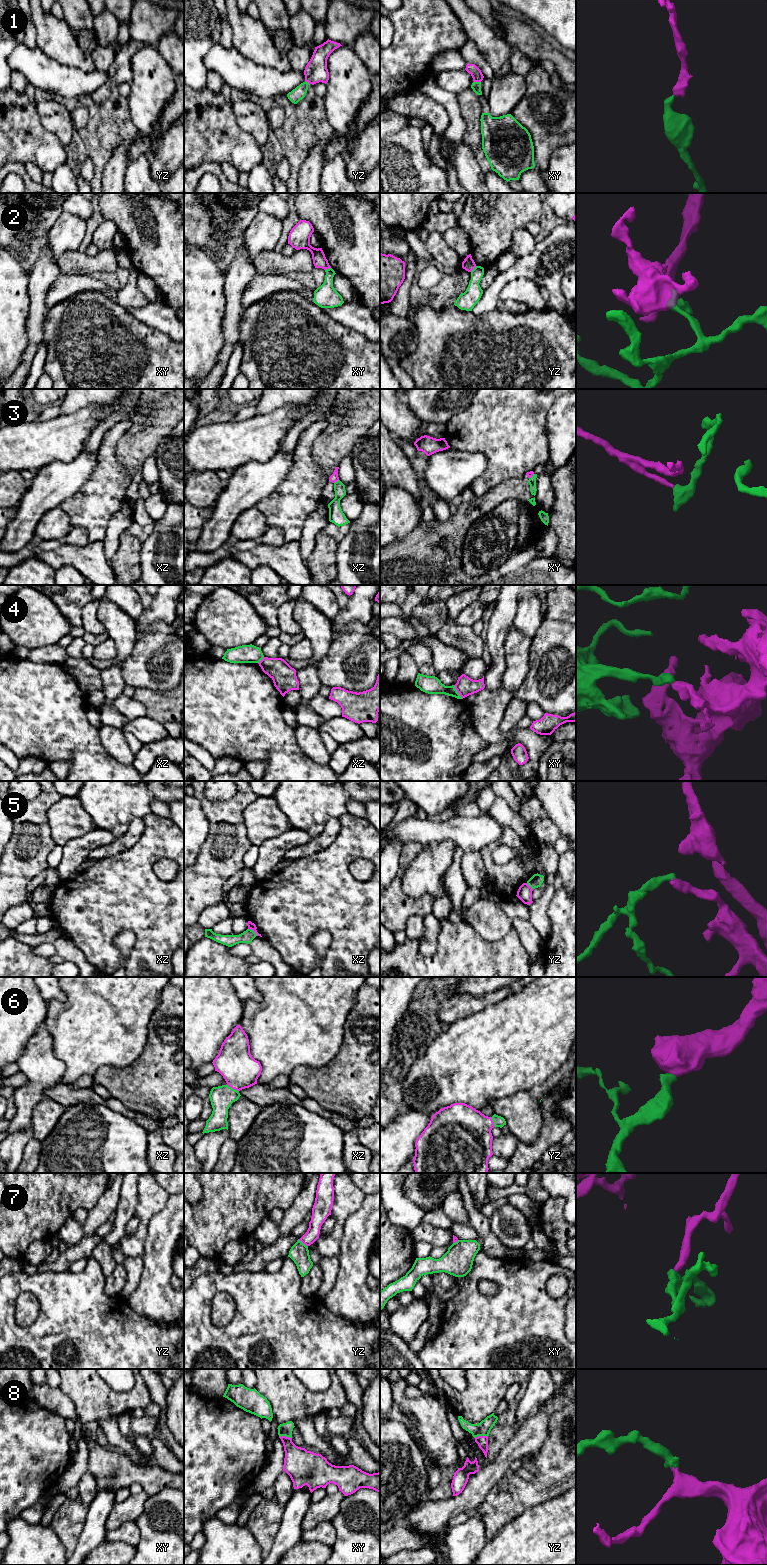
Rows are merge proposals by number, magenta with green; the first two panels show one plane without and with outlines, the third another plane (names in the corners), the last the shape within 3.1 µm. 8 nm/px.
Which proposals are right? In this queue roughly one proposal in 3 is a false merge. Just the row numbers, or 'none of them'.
1, 6, 8

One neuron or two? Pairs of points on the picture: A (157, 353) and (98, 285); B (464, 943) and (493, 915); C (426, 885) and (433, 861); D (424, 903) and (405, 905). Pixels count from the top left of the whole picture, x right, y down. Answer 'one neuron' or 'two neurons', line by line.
A: two neurons
B: two neurons
C: one neuron
D: one neuron

